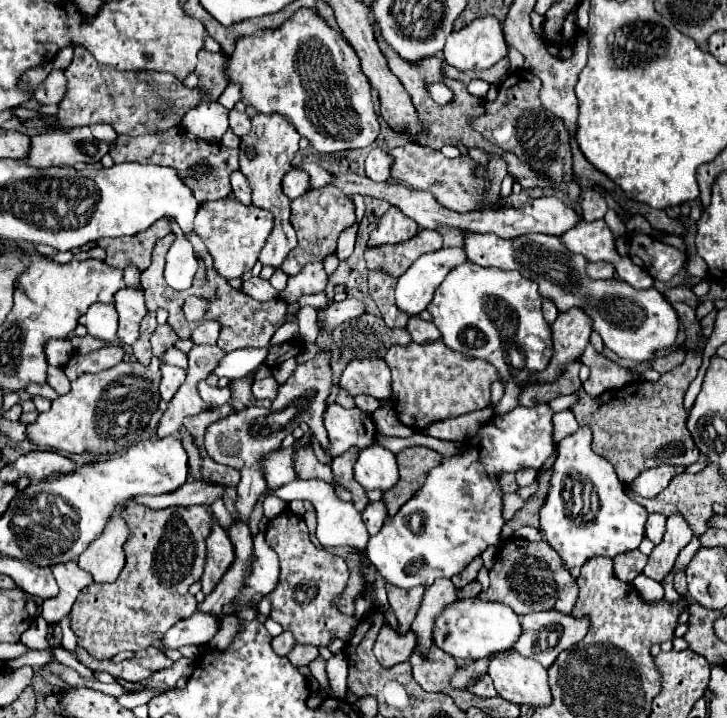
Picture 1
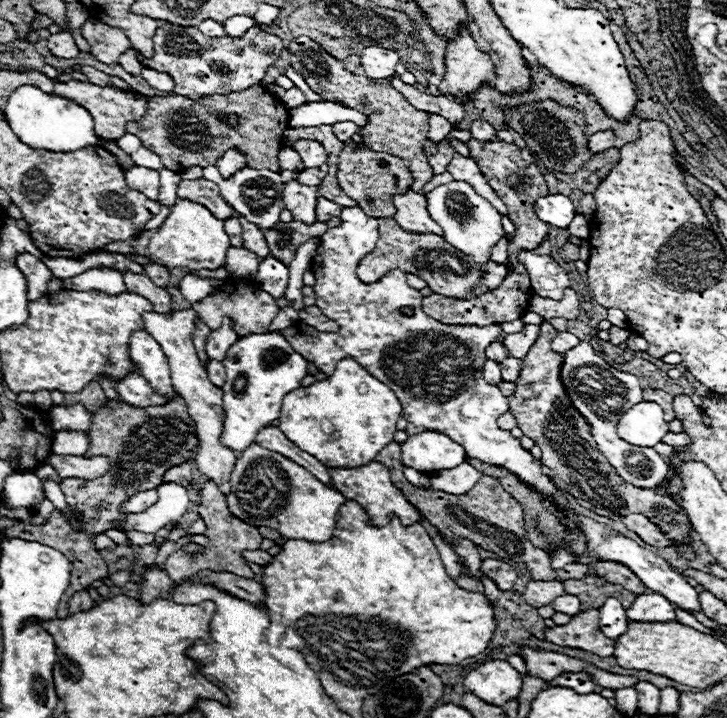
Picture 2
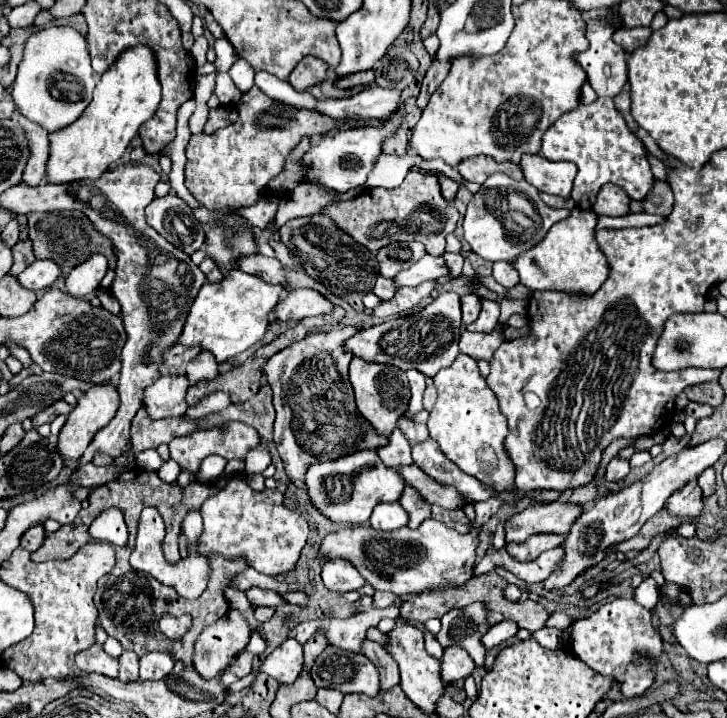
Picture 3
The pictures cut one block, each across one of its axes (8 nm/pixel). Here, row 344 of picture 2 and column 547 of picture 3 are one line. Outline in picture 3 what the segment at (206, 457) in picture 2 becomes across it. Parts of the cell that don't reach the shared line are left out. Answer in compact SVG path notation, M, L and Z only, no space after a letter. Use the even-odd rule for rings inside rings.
M524 156L520 162L524 180L536 186L540 192L568 198L572 192L572 180L576 176L576 164L572 162L550 162L544 156Z

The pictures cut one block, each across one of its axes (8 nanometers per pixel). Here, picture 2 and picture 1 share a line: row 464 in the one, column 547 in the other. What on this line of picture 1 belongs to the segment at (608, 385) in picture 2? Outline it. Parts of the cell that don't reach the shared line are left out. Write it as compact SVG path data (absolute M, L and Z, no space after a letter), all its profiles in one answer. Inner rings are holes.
M534 612L534 614L526 614L520 618L520 628L522 628L522 634L516 640L516 644L512 644L510 648L524 658L532 658L532 660L540 662L544 668L550 668L550 664L556 660L556 656L562 650L566 650L572 644L582 640L584 632L588 632L588 620L584 620L584 618L576 620L576 618L564 616L560 612Z

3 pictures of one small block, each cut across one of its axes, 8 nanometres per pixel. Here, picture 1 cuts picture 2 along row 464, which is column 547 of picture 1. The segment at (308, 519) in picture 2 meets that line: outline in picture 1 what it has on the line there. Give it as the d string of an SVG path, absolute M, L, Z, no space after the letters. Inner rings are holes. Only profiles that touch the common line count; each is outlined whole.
M464 230L466 258L478 266L494 266L502 270L518 270L522 276L538 284L540 296L554 302L558 312L580 308L592 318L592 330L600 334L604 346L616 356L646 362L656 350L666 350L678 334L678 316L670 302L656 290L634 290L620 278L592 280L586 274L588 260L572 254L558 236L522 234L518 238L500 238L496 234L478 234Z

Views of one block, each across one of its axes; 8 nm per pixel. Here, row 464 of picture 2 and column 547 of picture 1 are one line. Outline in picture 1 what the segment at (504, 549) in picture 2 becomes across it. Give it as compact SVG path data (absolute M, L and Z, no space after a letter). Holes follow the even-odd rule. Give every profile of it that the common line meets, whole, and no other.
M688 350L686 360L682 366L666 372L656 382L648 380L634 380L614 390L612 394L602 394L598 398L580 392L580 362L568 364L566 372L554 384L544 386L528 386L518 396L518 406L532 408L534 402L544 404L548 402L546 396L562 396L562 394L578 394L578 402L570 406L578 424L582 422L592 430L592 450L598 456L604 456L616 470L622 484L630 484L644 468L656 468L660 464L670 466L688 466L698 462L700 452L686 428L686 410L684 410L684 394L688 384L696 378L698 368L702 364L700 350Z

